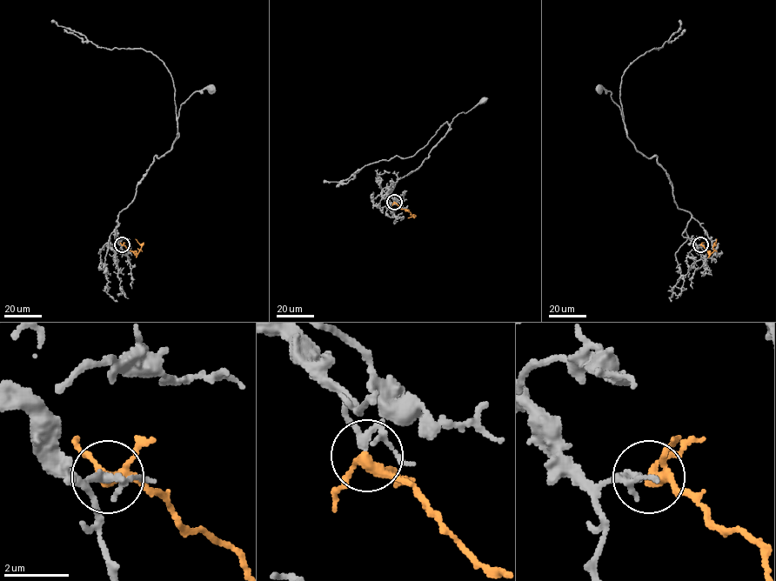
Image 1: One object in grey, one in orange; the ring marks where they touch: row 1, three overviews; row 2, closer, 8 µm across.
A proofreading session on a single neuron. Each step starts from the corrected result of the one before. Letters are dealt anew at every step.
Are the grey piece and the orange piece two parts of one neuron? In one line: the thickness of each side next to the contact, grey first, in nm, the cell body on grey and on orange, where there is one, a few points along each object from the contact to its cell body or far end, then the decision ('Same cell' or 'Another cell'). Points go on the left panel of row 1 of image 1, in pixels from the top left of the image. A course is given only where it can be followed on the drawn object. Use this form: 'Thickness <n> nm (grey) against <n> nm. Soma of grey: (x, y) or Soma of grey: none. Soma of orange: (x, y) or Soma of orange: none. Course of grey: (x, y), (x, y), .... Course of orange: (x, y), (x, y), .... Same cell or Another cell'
Thickness 160 nm (grey) against 260 nm. Soma of grey: (210, 89). Soma of orange: none. Course of grey: (122, 244), (114, 237), (118, 215), (134, 198), (153, 157), (170, 150), (180, 105), (196, 91), (210, 88). Course of orange: (122, 244), (137, 255), (141, 245), (136, 239). Same cell

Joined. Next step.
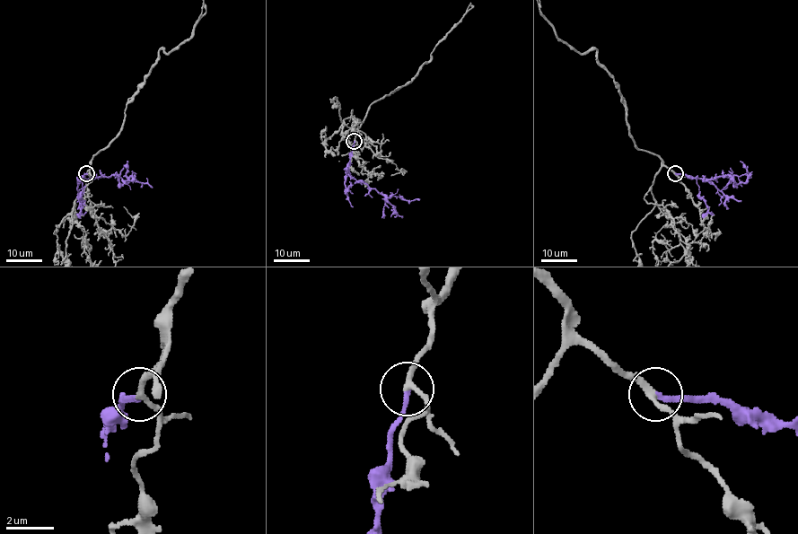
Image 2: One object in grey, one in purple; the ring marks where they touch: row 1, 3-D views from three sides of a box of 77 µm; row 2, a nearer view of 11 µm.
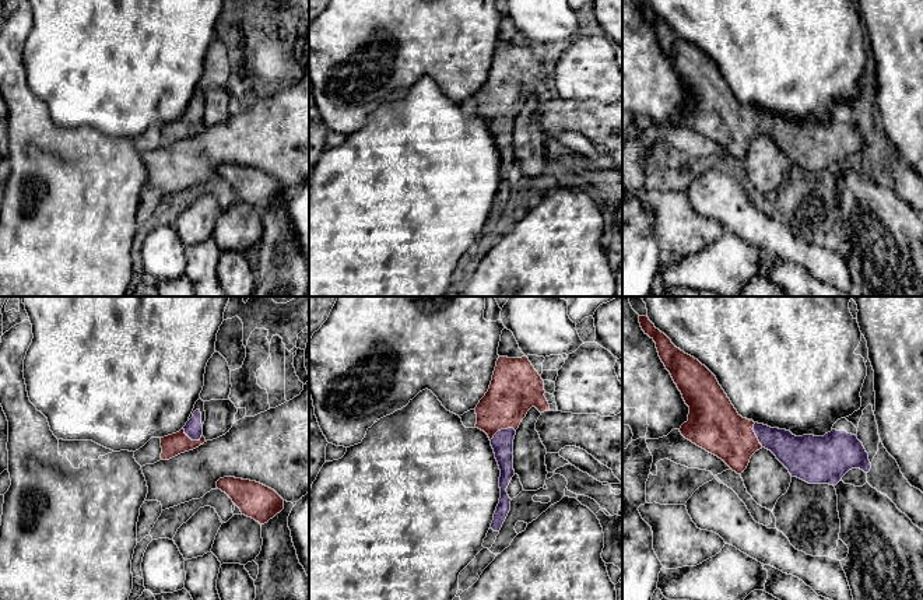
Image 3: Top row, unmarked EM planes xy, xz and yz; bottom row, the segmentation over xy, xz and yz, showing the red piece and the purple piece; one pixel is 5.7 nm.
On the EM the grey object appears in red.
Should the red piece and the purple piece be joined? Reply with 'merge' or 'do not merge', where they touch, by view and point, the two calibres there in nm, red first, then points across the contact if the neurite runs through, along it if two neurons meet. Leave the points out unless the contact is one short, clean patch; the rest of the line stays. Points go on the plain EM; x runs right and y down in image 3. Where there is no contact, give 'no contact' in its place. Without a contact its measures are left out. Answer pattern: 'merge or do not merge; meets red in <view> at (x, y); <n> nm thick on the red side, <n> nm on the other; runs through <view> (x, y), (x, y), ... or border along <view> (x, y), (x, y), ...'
merge; meets red in xz at (502, 115); 280 nm thick on the red side, 130 nm on the other; runs through xz (515, 74), (502, 95), (502, 115), (502, 129)

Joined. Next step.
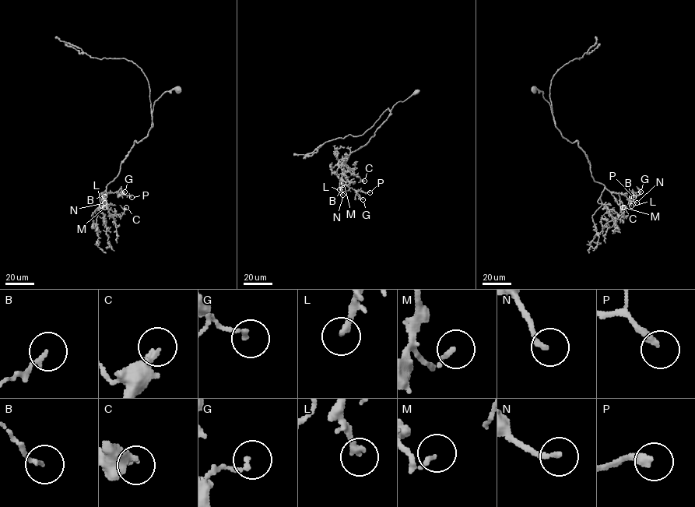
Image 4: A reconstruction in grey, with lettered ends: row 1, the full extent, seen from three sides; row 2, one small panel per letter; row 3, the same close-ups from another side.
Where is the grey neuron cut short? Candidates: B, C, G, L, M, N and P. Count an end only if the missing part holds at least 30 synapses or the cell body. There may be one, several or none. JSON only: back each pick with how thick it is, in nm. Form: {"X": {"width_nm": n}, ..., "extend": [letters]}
{"L": {"width_nm": 260}, "N": {"width_nm": 180}, "extend": ["L", "N"]}

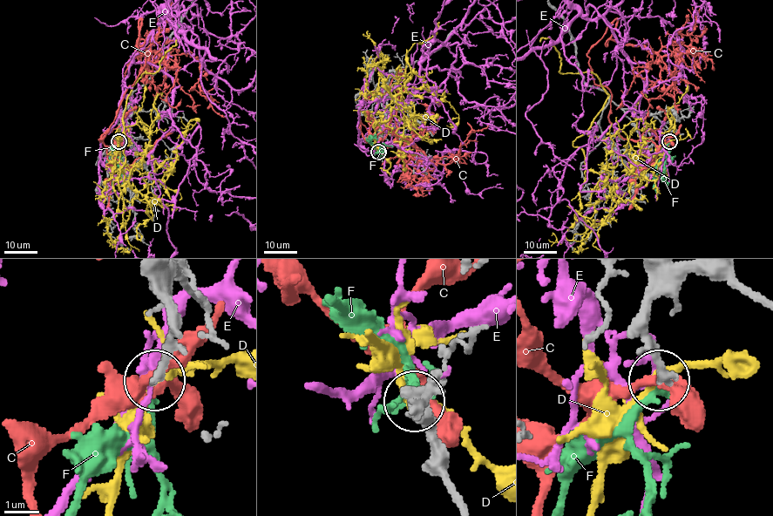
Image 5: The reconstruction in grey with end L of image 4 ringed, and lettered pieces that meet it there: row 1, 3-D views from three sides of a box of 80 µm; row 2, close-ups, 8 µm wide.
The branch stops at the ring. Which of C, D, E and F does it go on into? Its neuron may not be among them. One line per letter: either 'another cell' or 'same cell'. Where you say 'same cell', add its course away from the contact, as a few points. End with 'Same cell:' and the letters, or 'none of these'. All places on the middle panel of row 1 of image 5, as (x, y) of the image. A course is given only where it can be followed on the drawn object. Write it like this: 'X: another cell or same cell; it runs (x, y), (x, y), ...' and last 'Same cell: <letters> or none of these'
C: another cell
D: another cell
E: another cell
F: same cell; it runs (379, 152), (369, 141), (369, 135), (376, 139)
Same cell: F

